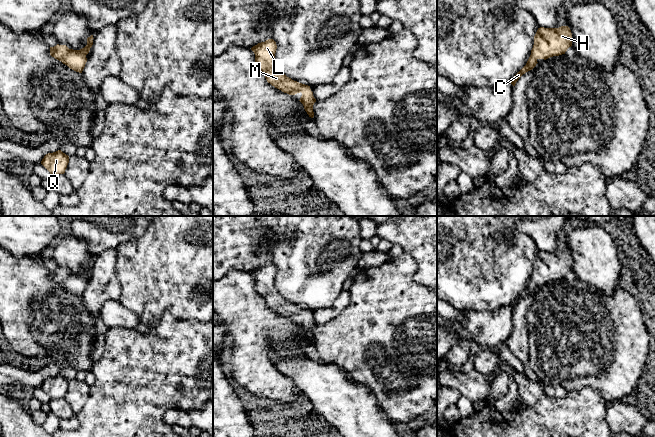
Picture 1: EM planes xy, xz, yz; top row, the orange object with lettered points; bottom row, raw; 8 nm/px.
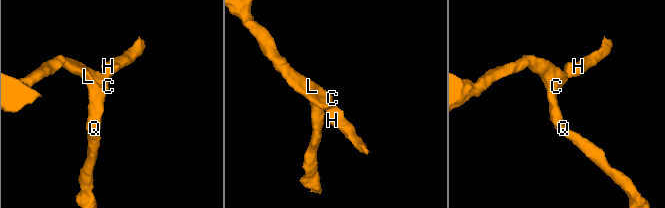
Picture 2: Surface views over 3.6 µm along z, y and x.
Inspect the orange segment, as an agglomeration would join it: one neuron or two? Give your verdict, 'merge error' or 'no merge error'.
no merge error

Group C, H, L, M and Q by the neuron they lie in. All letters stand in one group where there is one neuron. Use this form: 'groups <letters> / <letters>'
groups C H L M Q

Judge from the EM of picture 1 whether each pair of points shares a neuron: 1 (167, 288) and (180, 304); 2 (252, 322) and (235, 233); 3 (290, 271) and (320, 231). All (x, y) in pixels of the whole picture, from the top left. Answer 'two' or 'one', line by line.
1: one
2: two
3: one

